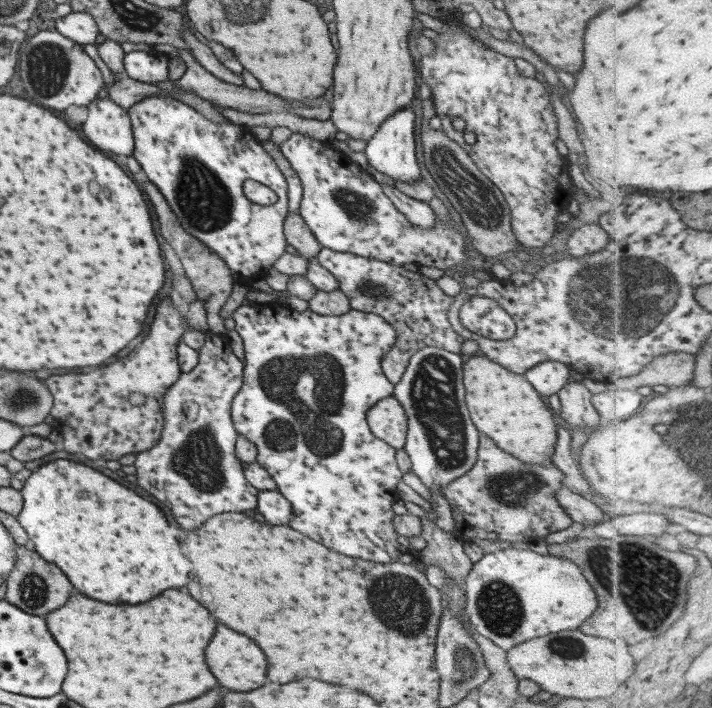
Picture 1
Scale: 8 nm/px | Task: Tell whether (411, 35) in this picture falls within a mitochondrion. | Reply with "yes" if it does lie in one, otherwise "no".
no

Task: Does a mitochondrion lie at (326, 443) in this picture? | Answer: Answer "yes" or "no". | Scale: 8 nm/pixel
yes

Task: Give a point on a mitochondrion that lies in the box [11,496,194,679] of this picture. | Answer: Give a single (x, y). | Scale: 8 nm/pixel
(33, 590)

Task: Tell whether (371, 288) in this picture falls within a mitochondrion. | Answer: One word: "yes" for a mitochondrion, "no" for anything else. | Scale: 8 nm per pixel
yes

